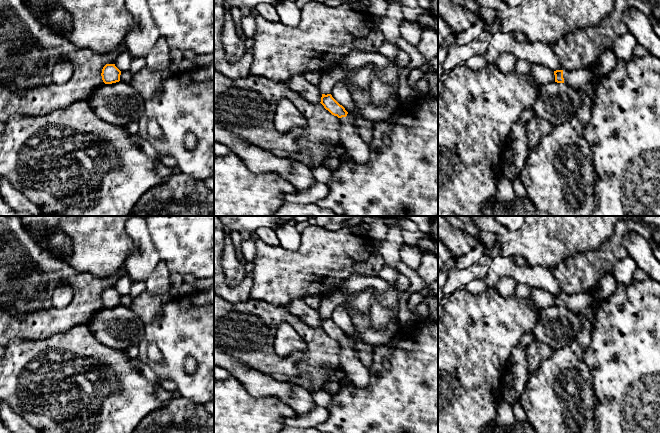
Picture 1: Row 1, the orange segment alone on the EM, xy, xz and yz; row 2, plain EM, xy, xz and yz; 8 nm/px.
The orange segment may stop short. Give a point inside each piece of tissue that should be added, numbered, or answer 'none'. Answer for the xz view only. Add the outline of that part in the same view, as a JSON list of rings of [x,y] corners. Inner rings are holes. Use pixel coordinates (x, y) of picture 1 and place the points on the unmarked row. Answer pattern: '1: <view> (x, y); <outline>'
1: xz (353, 368); [[[348,341],[340,342],[341,368],[347,378],[357,388],[365,388],[369,384],[369,368],[365,367],[354,353],[354,346]]]

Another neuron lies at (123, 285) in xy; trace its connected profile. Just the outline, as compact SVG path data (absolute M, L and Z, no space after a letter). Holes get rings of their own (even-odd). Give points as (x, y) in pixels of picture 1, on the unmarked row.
M128 274L121 276L114 288L120 295L129 295L131 291L132 280Z

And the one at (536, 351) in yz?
M534 340L526 348L528 373L536 372L541 361L550 357L553 349L545 343Z

